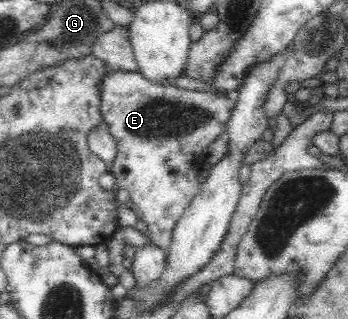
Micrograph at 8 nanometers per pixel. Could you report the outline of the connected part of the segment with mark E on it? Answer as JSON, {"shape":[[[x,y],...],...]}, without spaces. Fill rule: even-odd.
{"shape":[[[110,70],[99,83],[100,109],[103,120],[114,138],[117,152],[109,168],[115,184],[128,190],[130,205],[148,225],[148,240],[162,249],[171,244],[173,229],[182,213],[194,201],[200,189],[196,161],[204,157],[204,151],[219,136],[226,136],[226,128],[236,97],[217,96],[206,91],[188,90],[169,84],[146,80],[139,71]]]}

